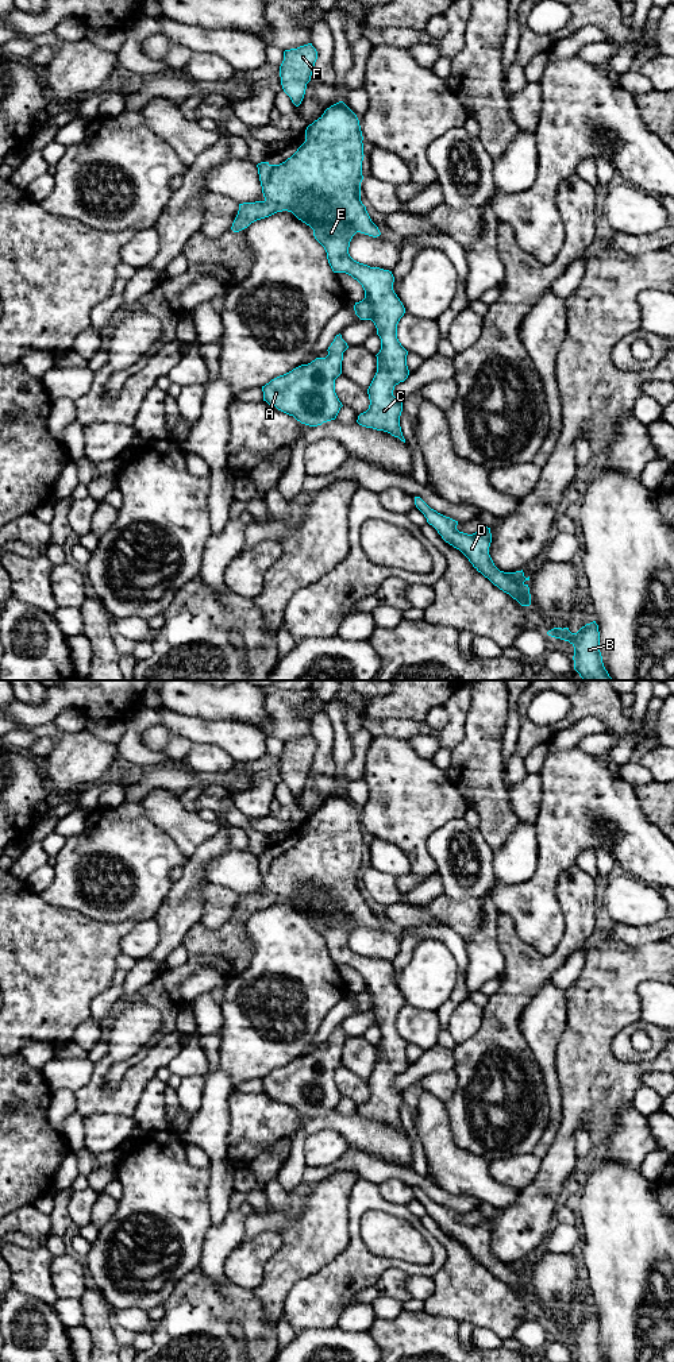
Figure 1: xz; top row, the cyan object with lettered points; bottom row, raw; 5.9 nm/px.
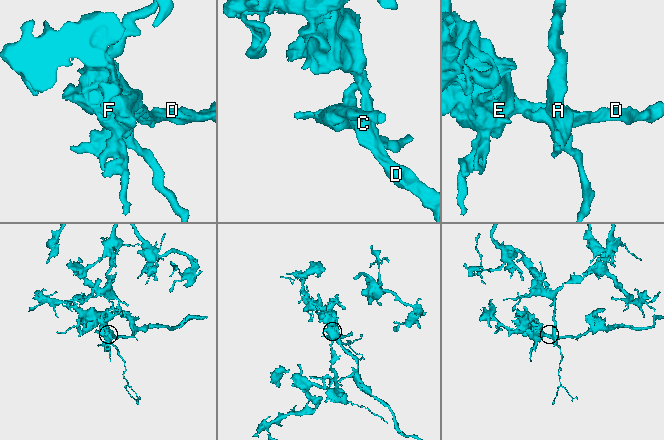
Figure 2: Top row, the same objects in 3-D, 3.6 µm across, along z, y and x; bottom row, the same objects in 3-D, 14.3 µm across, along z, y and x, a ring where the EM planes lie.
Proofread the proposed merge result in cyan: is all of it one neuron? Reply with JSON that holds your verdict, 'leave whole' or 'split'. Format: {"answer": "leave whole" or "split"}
{"answer": "split"}

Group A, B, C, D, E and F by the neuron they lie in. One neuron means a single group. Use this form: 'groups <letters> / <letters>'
groups A / B C D E F

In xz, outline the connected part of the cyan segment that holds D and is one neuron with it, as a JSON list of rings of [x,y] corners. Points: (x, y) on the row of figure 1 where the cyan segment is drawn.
[[[415,497],[415,505],[424,514],[427,522],[438,530],[442,539],[459,549],[478,572],[500,590],[509,594],[521,606],[531,605],[529,587],[524,583],[529,580],[529,576],[525,578],[523,570],[504,572],[494,566],[489,555],[492,543],[490,528],[485,526],[473,535],[467,535],[457,529],[458,521],[431,509],[420,497]]]

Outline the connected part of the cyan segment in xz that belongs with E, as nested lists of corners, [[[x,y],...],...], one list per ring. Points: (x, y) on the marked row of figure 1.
[[[339,101],[305,130],[305,142],[297,151],[280,165],[261,162],[257,165],[265,200],[239,204],[238,215],[231,229],[239,232],[251,223],[269,217],[277,212],[292,212],[299,220],[313,229],[315,239],[324,247],[328,263],[334,273],[346,273],[357,279],[363,290],[365,300],[371,305],[371,317],[381,339],[377,356],[377,373],[367,389],[369,409],[358,416],[357,423],[366,428],[384,431],[405,443],[400,427],[403,402],[393,396],[394,386],[404,382],[409,370],[408,351],[397,339],[397,324],[405,308],[393,290],[392,271],[354,261],[348,254],[353,236],[357,232],[377,238],[378,227],[371,221],[366,207],[361,201],[363,136],[357,115]]]

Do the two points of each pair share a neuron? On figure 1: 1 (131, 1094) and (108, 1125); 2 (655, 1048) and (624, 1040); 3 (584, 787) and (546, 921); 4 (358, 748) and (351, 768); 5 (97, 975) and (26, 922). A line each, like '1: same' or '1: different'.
1: different
2: same
3: same
4: same
5: same

